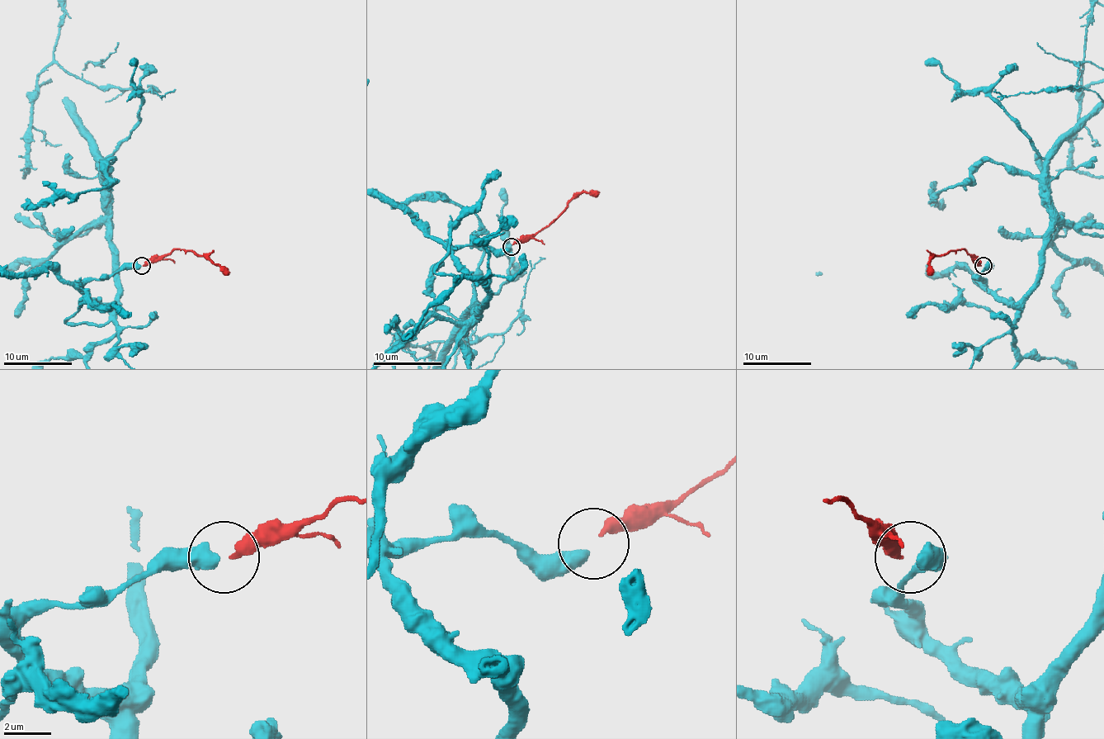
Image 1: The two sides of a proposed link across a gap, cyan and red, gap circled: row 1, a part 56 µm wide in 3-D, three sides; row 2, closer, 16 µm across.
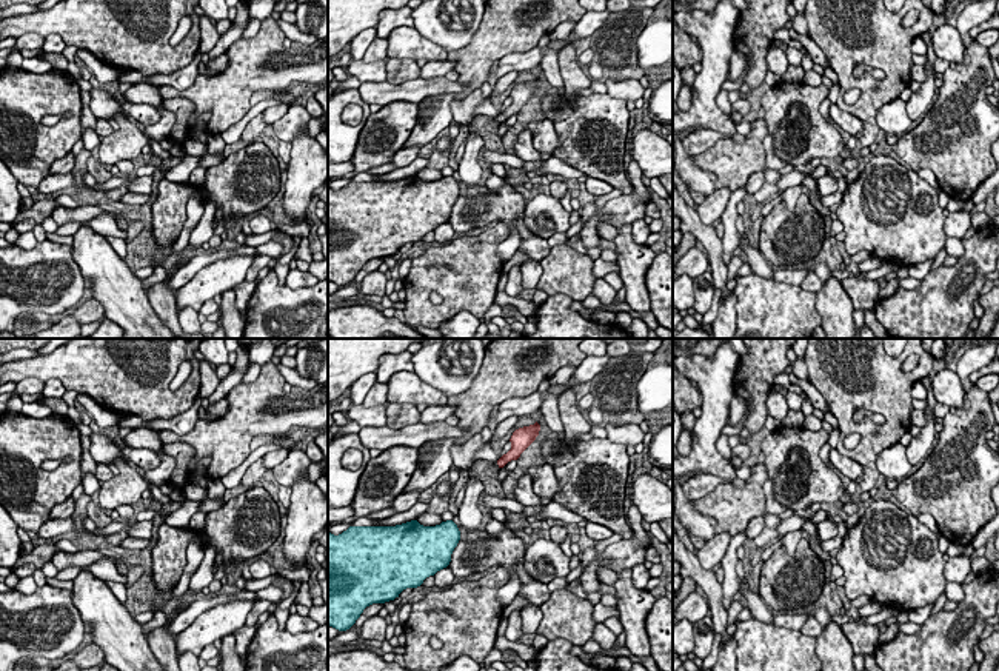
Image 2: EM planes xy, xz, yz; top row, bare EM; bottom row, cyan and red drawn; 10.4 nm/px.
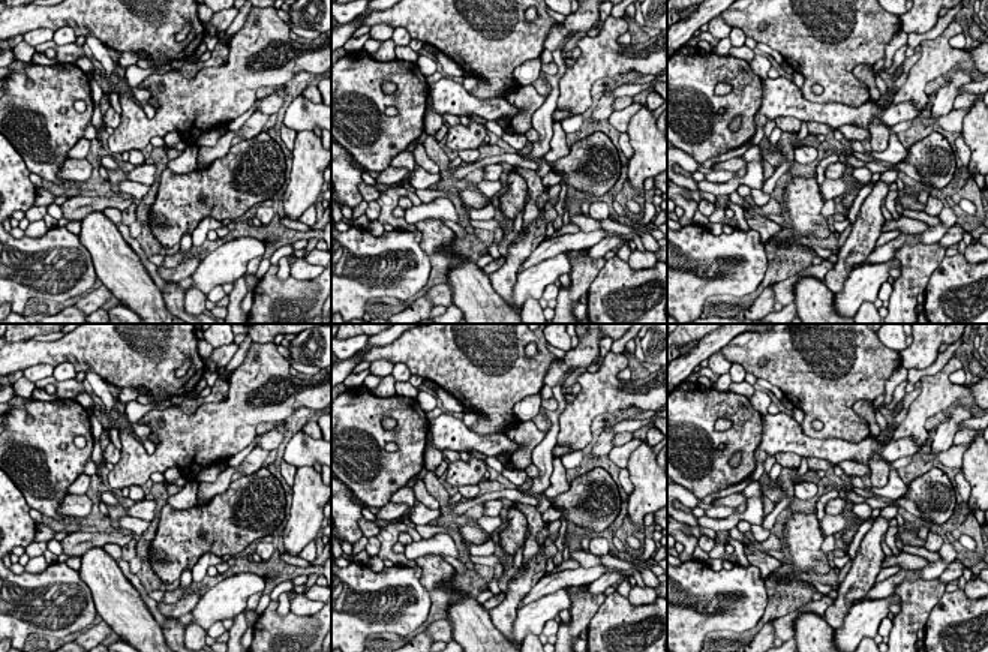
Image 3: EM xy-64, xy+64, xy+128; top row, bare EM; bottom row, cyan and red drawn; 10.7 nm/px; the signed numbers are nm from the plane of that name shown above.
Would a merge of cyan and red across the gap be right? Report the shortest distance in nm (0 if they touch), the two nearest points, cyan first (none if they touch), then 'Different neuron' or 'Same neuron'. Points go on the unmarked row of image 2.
Distance 750 nm. Across: xz (451, 176), (499, 122). Different neuron

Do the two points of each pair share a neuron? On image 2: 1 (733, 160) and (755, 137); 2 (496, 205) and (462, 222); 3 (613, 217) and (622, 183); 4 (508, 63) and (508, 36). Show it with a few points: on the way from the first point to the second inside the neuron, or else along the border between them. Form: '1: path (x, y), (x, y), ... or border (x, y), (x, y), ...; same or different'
1: path (739, 154), (750, 143); same
2: path (488, 206), (479, 206), (470, 216); same
3: border (625, 170), (631, 190), (622, 196); different
4: border (537, 45), (527, 51), (505, 54), (497, 62); different

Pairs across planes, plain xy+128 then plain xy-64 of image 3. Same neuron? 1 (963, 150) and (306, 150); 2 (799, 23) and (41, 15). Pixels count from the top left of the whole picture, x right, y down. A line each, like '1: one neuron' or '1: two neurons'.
1: two neurons
2: one neuron

